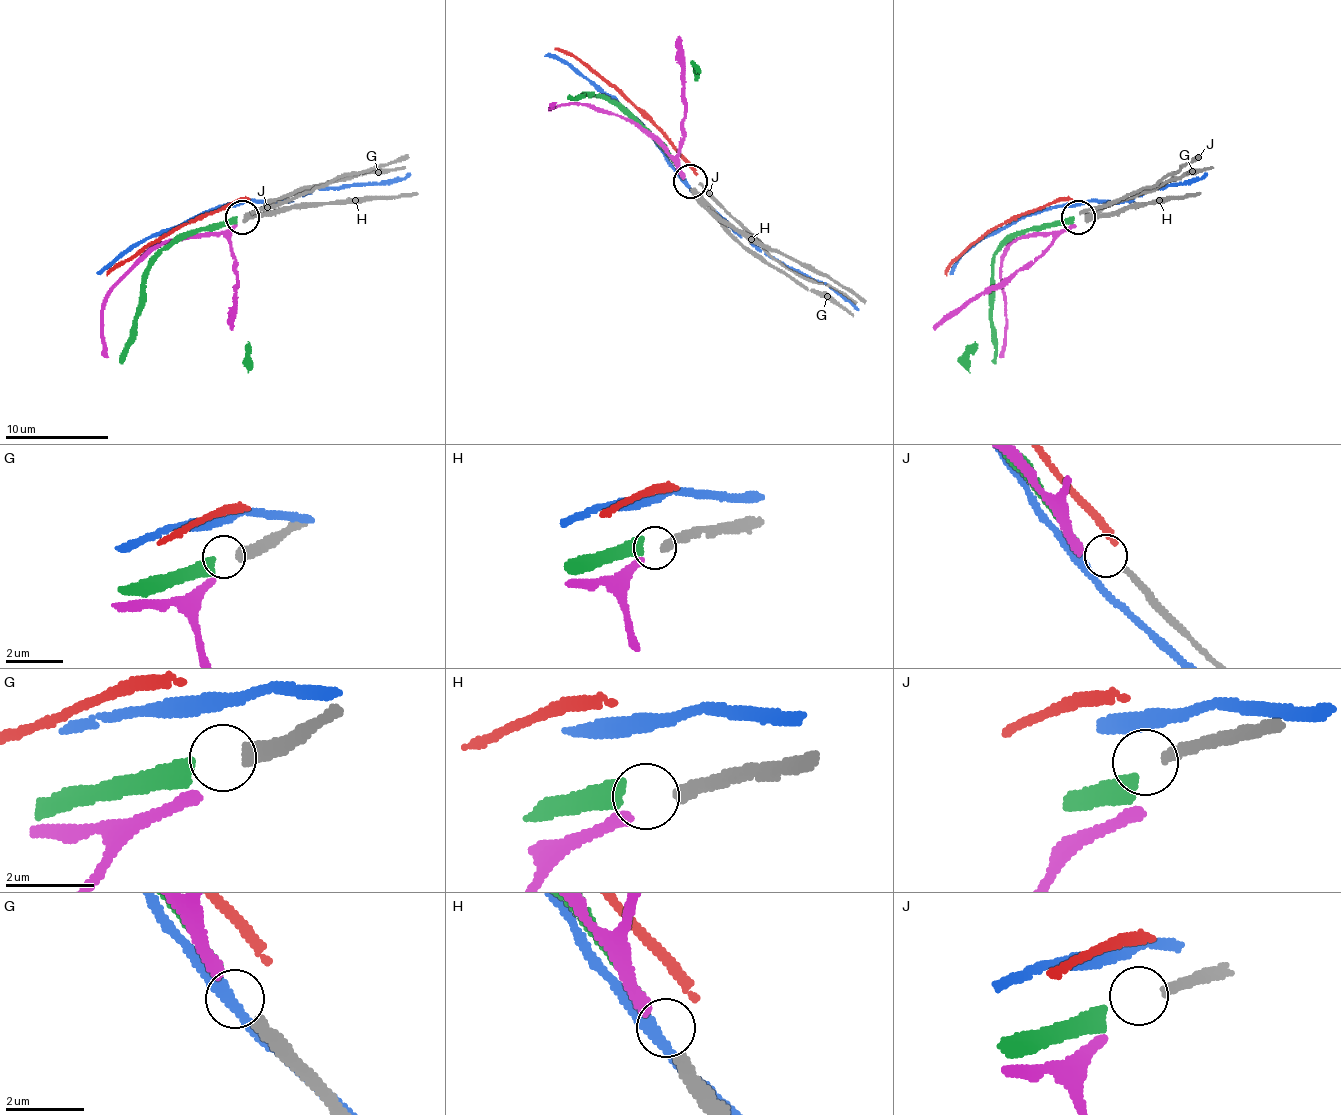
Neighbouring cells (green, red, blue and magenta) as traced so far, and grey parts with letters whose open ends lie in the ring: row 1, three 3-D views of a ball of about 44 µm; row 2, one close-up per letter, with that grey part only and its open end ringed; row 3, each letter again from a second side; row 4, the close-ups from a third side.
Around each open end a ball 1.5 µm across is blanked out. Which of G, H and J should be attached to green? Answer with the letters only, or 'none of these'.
G

